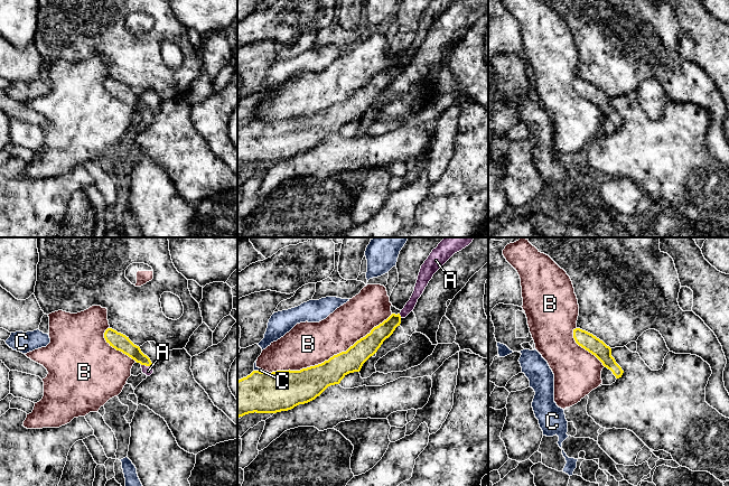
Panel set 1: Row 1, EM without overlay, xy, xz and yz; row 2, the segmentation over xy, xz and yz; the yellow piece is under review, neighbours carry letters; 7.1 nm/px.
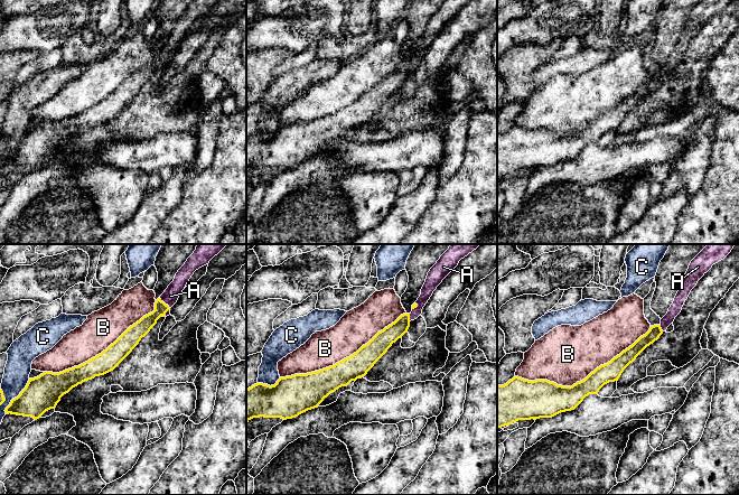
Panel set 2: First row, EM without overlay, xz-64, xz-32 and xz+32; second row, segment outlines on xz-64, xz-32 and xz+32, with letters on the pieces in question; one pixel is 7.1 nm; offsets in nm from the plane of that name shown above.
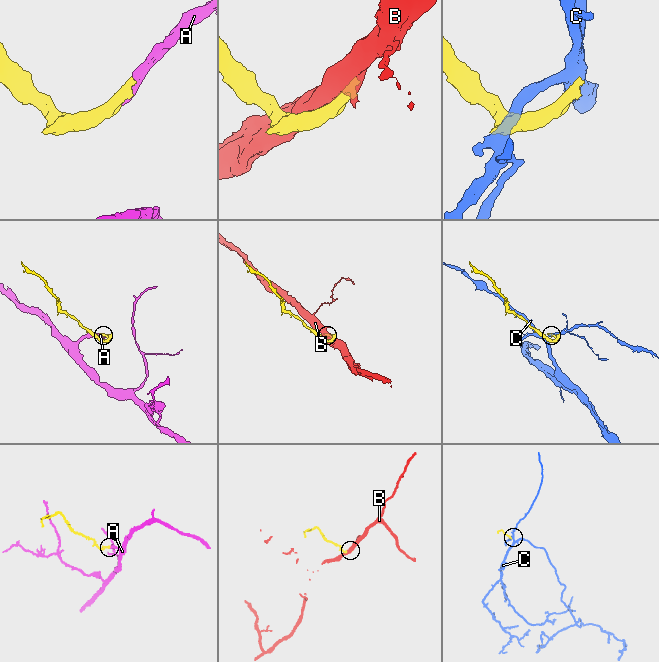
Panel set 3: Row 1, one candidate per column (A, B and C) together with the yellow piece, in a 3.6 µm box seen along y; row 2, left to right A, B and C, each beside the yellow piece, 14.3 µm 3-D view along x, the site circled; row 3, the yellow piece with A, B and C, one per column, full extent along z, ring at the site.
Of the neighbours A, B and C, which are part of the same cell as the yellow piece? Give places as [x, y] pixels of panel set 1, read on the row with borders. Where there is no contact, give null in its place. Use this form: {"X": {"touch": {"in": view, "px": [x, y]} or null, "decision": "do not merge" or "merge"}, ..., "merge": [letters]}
{"A": {"touch": {"in": "xy", "px": [147, 365]}, "decision": "merge"}, "B": {"touch": {"in": "xz", "px": [329, 358]}, "decision": "do not merge"}, "C": {"touch": {"in": "xz", "px": [259, 371]}, "decision": "do not merge"}, "merge": ["A"]}

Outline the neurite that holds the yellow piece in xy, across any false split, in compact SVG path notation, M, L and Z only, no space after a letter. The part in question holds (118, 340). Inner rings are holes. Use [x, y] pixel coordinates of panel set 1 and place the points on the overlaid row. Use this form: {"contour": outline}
{"contour": "M108 328L104 333L104 338L106 343L110 344L116 351L122 352L123 354L128 355L137 363L141 364L142 373L147 376L150 376L153 373L153 367L150 358L144 355L140 347L134 345L129 337L125 335L118 333L112 328Z"}

